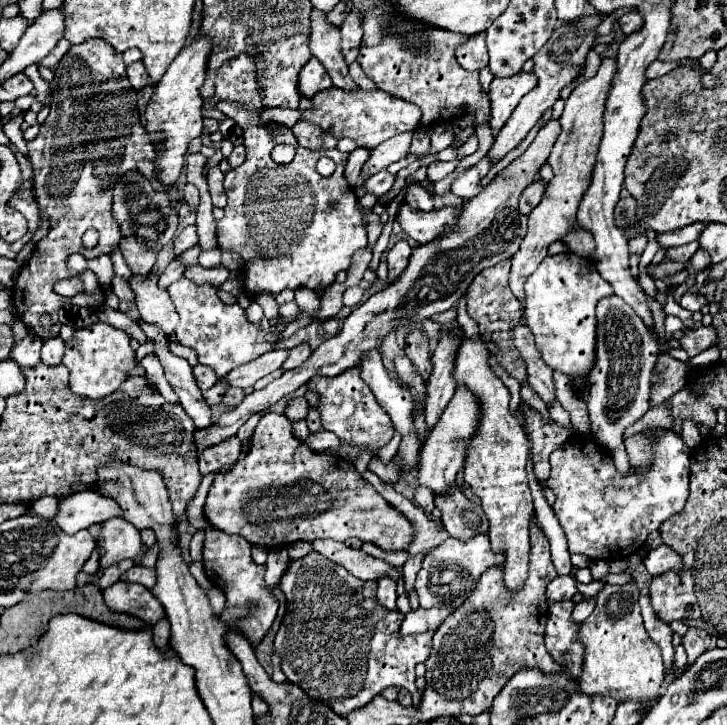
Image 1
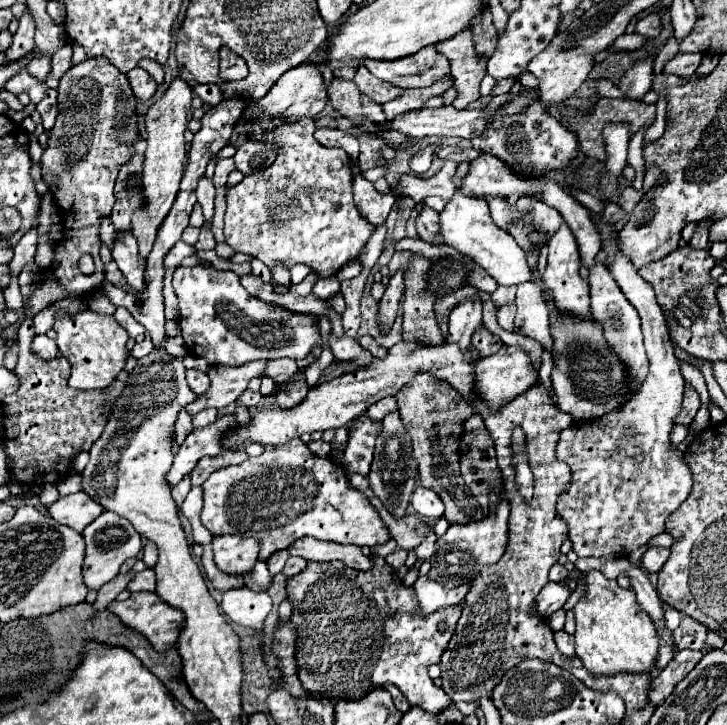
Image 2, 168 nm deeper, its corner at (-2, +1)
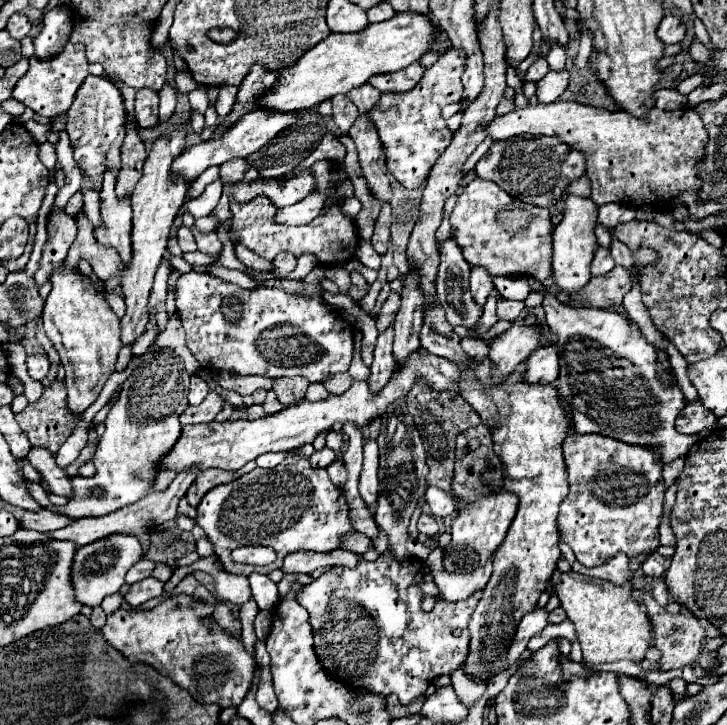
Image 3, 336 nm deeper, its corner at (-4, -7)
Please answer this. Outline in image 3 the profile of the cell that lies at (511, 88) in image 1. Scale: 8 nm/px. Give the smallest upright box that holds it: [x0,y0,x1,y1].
[474,136,584,208]

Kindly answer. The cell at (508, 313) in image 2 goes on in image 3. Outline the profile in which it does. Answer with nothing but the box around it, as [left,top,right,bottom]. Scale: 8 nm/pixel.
[498,300,524,322]

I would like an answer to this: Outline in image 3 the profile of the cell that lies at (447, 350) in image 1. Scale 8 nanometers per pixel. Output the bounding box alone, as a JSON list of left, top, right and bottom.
[470,266,494,304]

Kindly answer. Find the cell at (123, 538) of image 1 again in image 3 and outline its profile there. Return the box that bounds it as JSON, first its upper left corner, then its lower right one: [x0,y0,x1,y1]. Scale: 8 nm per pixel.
[72,536,142,606]

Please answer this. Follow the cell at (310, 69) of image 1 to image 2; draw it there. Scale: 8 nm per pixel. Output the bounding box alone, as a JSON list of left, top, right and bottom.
[246,62,328,128]

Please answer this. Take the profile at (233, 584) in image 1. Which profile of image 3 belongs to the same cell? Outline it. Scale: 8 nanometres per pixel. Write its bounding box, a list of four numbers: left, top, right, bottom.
[232,546,276,566]

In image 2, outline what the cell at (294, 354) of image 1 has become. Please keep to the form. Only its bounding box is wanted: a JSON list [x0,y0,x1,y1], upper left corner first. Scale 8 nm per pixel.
[266,358,298,384]

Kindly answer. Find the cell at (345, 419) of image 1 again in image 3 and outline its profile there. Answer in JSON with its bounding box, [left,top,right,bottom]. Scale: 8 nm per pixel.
[358,440,378,508]

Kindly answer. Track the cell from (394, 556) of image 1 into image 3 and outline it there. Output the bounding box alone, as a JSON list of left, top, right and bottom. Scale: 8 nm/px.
[344,534,370,554]

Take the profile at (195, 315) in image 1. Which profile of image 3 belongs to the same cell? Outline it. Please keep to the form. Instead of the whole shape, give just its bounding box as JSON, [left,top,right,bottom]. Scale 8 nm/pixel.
[176,272,354,382]

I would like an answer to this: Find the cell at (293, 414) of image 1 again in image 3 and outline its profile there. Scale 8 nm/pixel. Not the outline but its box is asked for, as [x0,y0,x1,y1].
[272,378,308,406]

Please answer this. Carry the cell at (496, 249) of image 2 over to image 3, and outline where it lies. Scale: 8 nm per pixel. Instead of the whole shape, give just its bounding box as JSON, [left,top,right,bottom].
[544,294,697,464]

